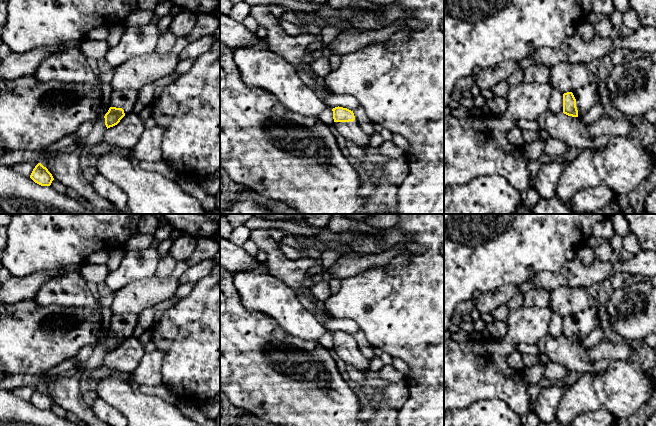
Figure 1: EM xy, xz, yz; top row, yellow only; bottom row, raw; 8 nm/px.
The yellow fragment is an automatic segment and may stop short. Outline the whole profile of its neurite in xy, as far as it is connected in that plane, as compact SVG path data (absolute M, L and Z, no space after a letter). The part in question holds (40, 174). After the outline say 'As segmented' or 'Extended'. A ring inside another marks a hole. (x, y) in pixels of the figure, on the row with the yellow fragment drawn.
M38 163L33 169L30 178L41 186L50 186L54 180L52 174L41 163Z. As segmented

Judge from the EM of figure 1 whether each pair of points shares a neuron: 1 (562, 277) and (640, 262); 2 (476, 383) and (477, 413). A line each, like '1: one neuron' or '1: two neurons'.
1: one neuron
2: two neurons

